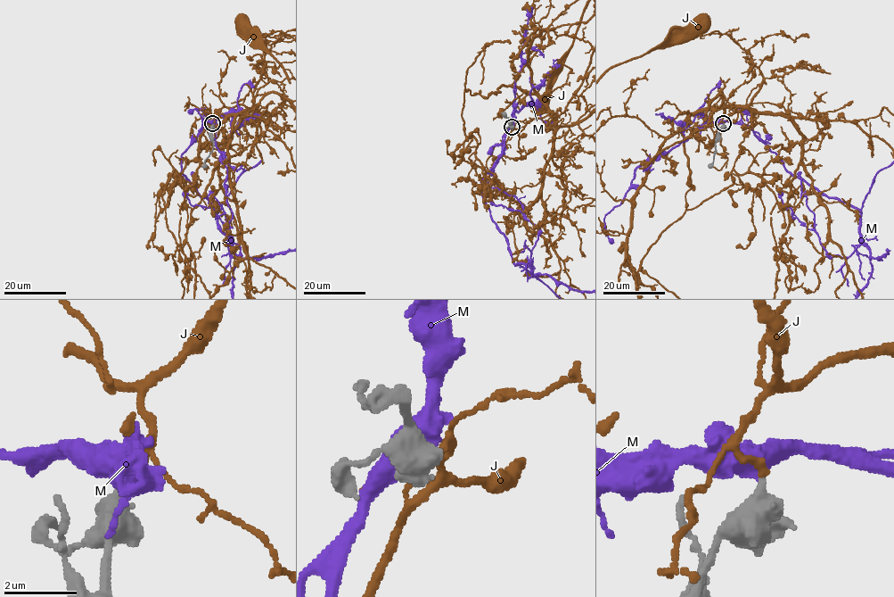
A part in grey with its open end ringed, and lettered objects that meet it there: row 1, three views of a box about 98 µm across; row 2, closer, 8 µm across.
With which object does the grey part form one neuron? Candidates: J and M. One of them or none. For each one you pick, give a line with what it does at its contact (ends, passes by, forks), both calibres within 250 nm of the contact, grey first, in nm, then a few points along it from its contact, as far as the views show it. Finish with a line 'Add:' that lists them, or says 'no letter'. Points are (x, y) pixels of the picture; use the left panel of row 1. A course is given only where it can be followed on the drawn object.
J: it ends | 500/220 nm
Add: J

